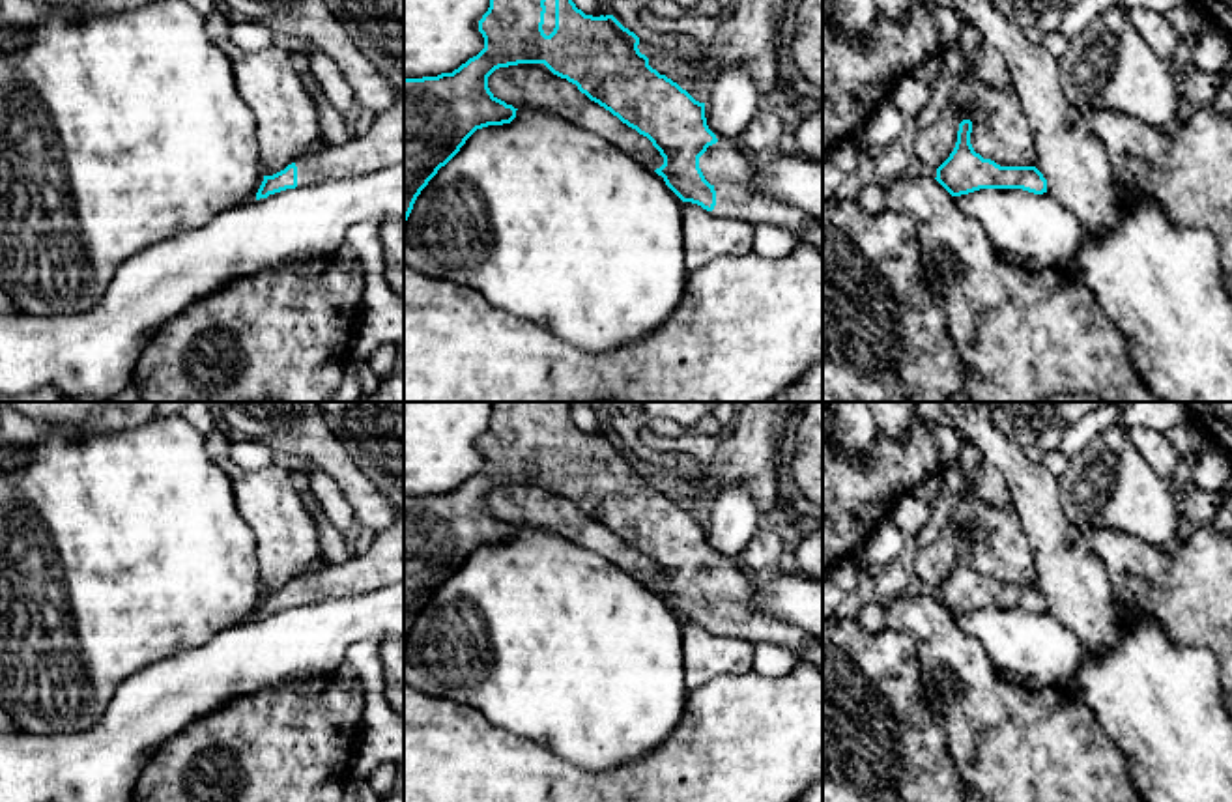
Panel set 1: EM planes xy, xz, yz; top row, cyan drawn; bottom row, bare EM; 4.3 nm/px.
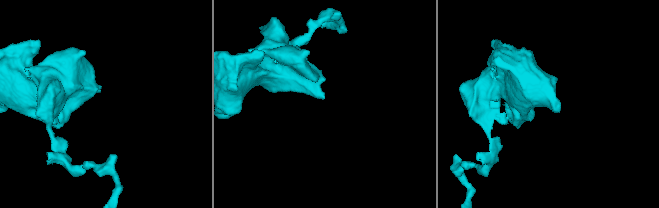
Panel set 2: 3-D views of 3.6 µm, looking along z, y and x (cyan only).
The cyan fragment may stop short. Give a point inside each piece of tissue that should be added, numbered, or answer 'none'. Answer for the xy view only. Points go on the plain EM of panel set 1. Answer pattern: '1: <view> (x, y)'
1: xy (382, 565)

